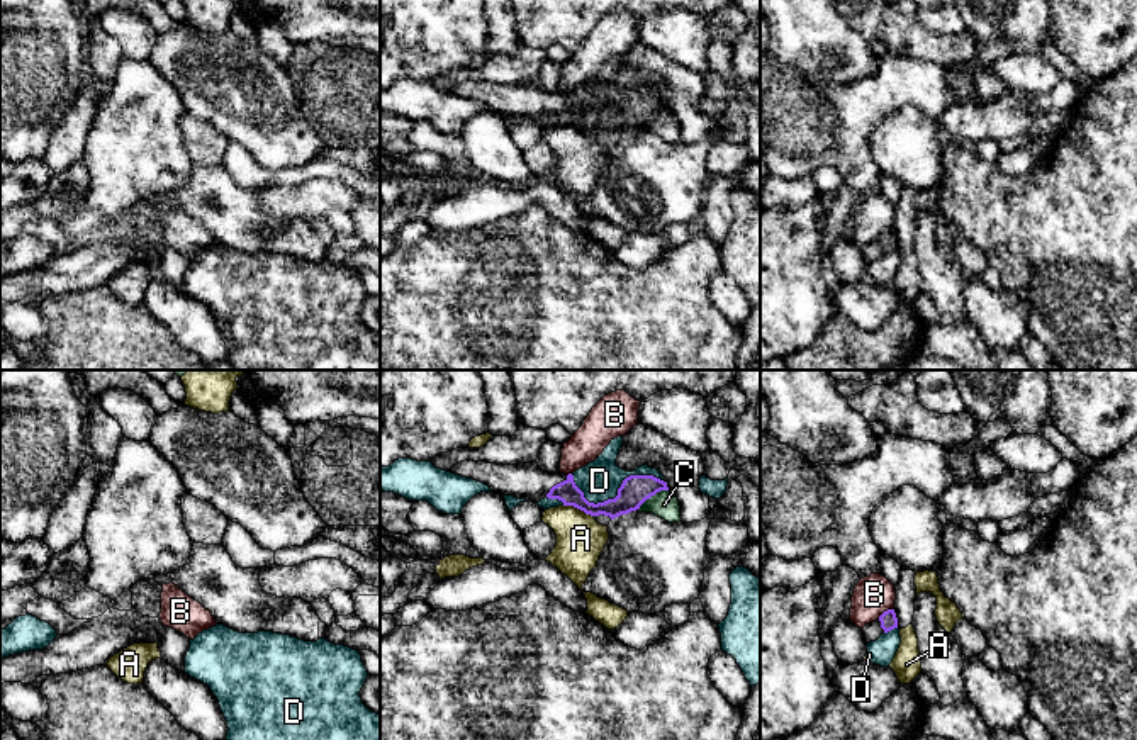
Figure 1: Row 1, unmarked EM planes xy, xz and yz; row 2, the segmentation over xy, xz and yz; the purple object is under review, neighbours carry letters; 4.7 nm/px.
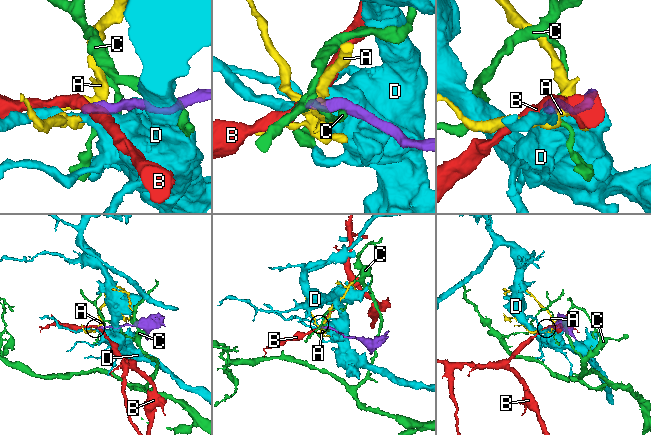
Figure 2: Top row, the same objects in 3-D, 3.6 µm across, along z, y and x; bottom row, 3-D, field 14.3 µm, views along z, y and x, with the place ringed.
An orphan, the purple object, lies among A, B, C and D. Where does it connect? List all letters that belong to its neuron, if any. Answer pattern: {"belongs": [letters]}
{"belongs": []}

